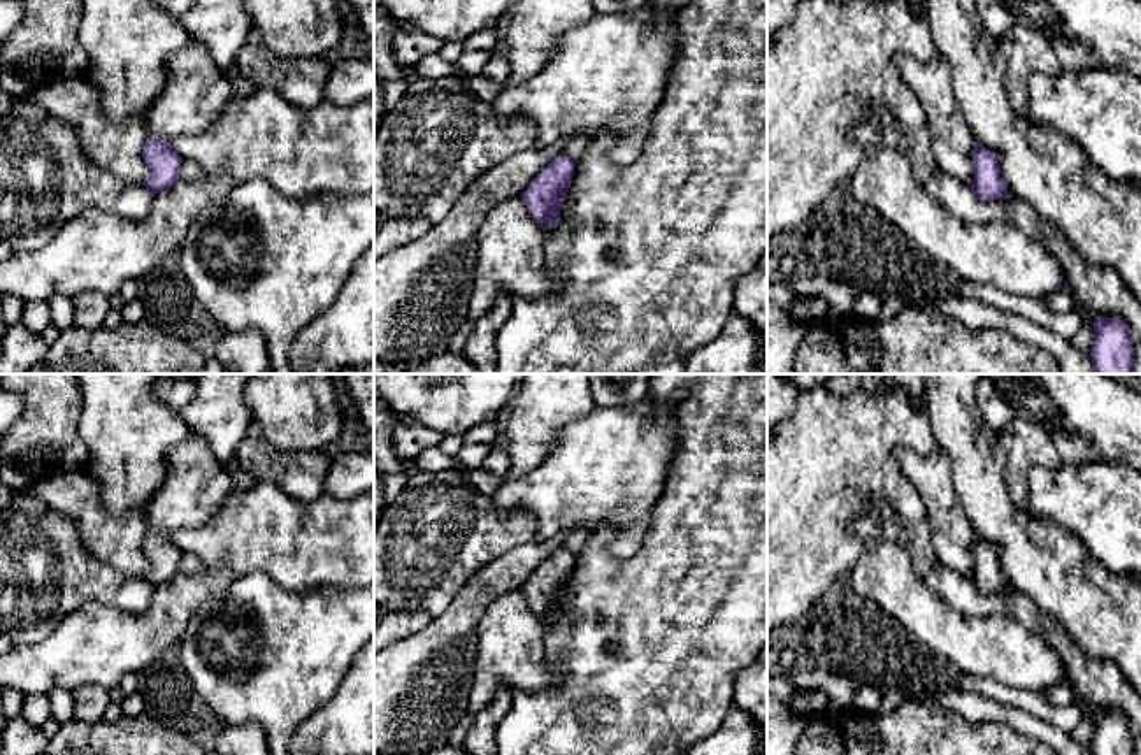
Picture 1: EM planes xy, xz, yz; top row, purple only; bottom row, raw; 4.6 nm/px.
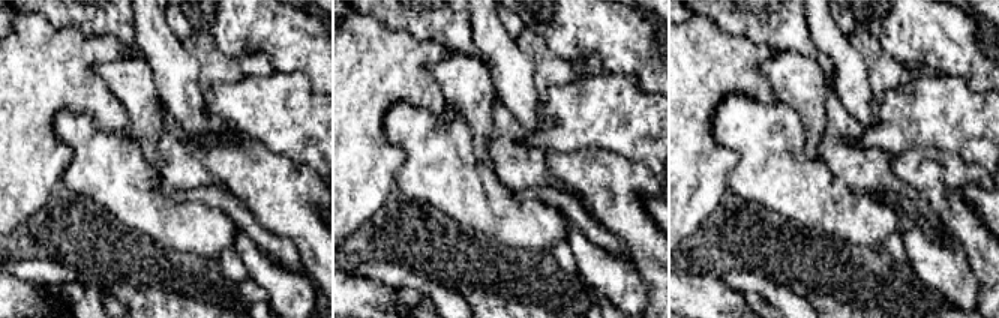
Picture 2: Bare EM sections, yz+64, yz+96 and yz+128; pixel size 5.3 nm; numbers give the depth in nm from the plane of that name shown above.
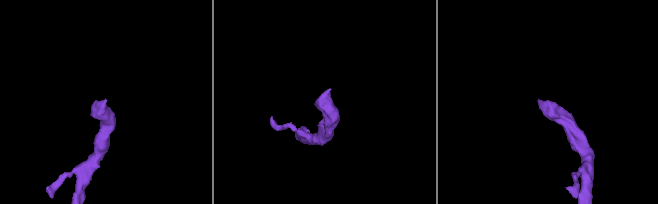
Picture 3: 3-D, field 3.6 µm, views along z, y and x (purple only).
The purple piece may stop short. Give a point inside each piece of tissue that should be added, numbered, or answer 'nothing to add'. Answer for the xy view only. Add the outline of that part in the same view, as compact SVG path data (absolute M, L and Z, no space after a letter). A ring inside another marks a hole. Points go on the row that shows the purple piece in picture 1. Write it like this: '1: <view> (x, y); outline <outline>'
nothing to add

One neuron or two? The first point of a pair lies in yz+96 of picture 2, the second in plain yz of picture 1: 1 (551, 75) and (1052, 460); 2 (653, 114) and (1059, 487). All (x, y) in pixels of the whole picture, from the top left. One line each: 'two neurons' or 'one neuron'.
1: one neuron
2: one neuron

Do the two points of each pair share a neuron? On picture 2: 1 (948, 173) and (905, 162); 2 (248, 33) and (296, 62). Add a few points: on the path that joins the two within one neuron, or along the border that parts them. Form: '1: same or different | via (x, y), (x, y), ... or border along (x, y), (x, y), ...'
1: same | via (938, 173), (915, 167)
2: same | via (260, 33), (267, 33), (284, 50)

